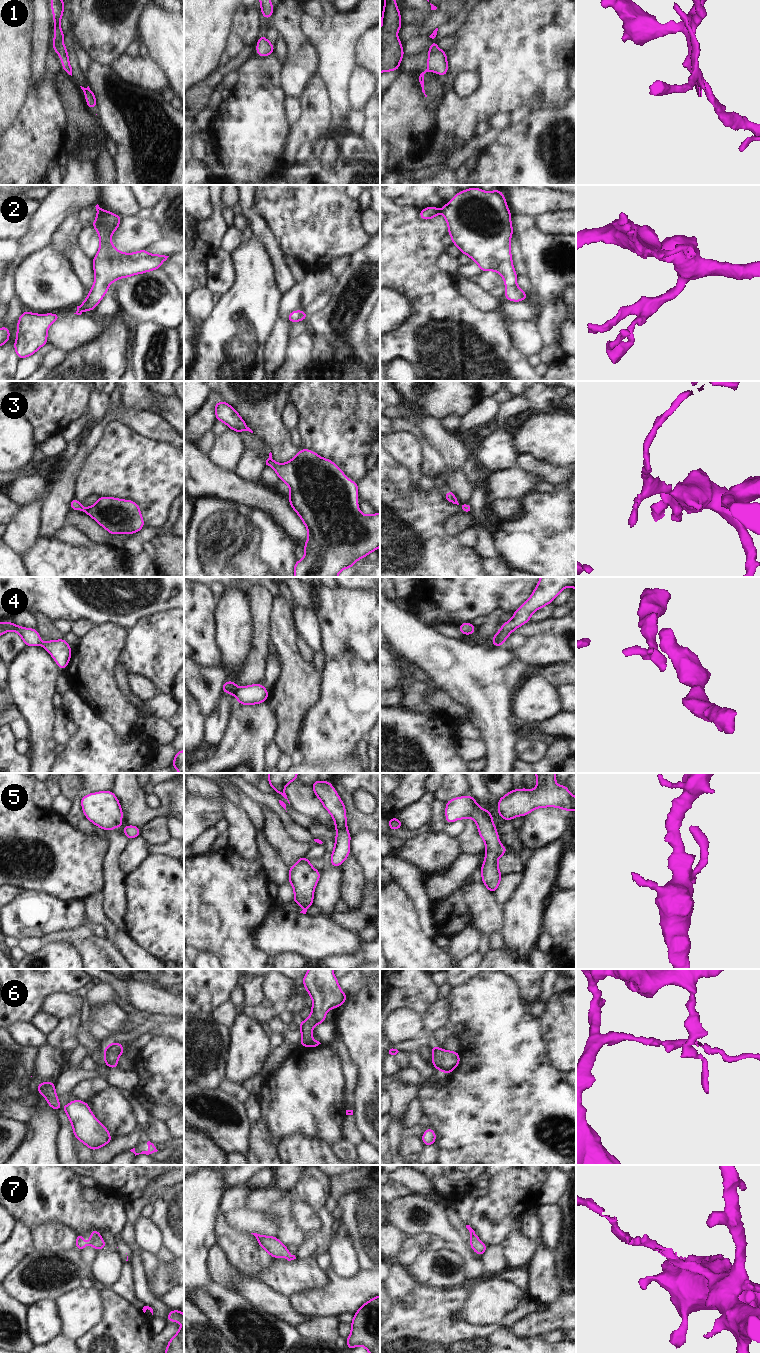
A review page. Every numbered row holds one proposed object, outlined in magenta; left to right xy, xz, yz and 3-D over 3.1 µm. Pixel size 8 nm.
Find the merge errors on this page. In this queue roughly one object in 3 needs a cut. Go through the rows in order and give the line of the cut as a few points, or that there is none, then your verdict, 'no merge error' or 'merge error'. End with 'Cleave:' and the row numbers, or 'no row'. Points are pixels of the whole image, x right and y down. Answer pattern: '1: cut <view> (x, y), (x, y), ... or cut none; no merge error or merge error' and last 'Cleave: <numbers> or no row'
1: cut yz (428, 68), (431, 71); merge error
2: cut none; no merge error
3: cut none; no merge error
4: cut xz (237, 688), (234, 695); merge error
5: cut none; no merge error
6: cut none; no merge error
7: cut none; no merge error
Cleave: 1, 4

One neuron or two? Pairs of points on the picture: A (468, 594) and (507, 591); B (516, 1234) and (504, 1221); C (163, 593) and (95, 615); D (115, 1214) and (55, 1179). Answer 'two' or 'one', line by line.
A: one
B: two
C: one
D: one

